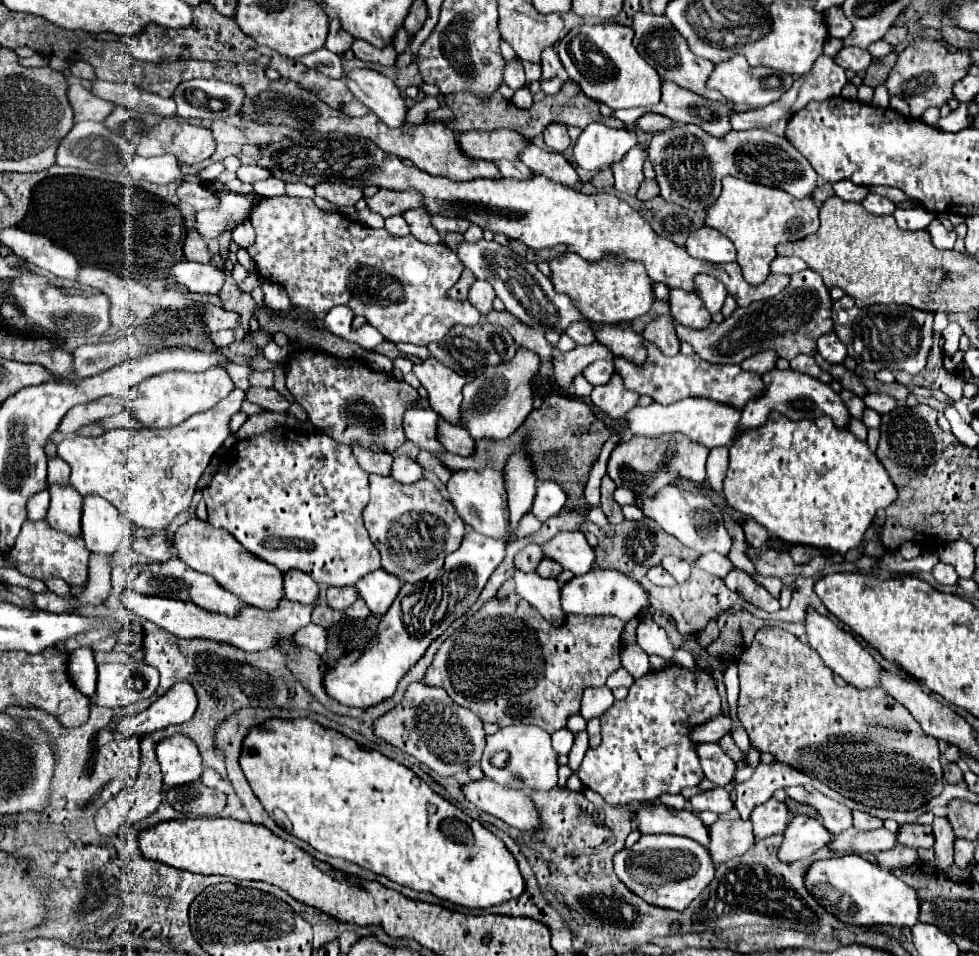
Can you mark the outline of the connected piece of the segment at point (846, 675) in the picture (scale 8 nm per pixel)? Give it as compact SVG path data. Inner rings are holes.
M807 607L805 627L807 627L807 637L809 637L811 649L815 649L819 653L823 663L833 673L841 675L847 683L851 683L853 687L859 687L859 689L869 689L869 687L879 685L879 669L881 669L879 663L871 657L871 653L851 633L837 627L829 617L819 615L813 607Z

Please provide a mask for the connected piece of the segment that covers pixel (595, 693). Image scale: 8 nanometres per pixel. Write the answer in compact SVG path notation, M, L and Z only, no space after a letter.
M589 687L581 701L581 715L589 721L601 717L613 705L613 693L609 687Z

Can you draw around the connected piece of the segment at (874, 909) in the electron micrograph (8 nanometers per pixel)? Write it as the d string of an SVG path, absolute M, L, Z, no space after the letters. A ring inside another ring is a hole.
M853 853L811 863L805 871L805 887L821 907L843 923L897 927L913 927L917 923L919 901L915 891L897 879L889 869L881 869Z

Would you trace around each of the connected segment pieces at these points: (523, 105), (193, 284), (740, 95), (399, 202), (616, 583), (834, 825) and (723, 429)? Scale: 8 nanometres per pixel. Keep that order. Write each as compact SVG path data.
M521 87L519 91L515 91L515 95L513 95L511 101L513 101L519 109L529 109L531 103L533 103L533 95L531 95L531 91L529 91L527 87Z
M179 261L175 267L167 271L167 275L173 275L177 283L185 285L189 291L195 293L219 293L227 279L225 271L215 267L213 263L201 265L189 261Z
M733 55L731 59L715 65L707 87L721 91L727 99L733 103L745 103L751 107L765 107L773 101L777 101L793 83L791 75L785 75L783 71L773 71L771 67L751 67L743 55Z
M379 189L373 197L367 199L367 207L383 217L391 217L409 209L423 207L423 195L419 191Z
M593 569L581 577L573 577L561 587L561 605L565 613L573 615L617 615L629 621L639 615L641 607L649 603L645 589L625 573L613 569Z
M789 787L785 789L787 795L799 803L807 803L811 807L817 809L819 817L821 817L821 823L823 827L831 833L831 835L837 835L837 833L843 833L845 829L849 829L853 825L853 819L851 819L851 809L845 807L843 803L837 803L829 797L825 797L823 793L819 791L805 791L803 787Z
M701 397L681 399L673 405L659 405L651 403L651 439L667 435L667 433L683 433L691 441L711 449L717 445L727 445L735 439L735 429L739 423L741 413L729 405L721 405L717 401L707 401Z

